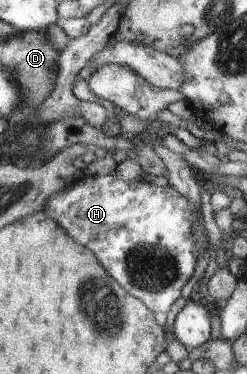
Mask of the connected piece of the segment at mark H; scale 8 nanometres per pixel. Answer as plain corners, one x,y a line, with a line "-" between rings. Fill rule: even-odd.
112,172
105,176
89,176
78,182
74,182
67,190
61,191
58,195
51,197
44,211
46,211
49,216
52,216
52,219
55,219
79,244
90,249
100,260
100,263
103,263
103,266
107,268
108,273
110,273
129,294
136,296
147,304
147,306
151,308
151,311
161,311
164,313
171,311
172,309
170,307
178,301
178,297
180,297
180,293
182,293
182,287
184,287
186,282
190,281
190,279
194,277
194,273
196,273
196,265
198,265
199,257
197,243
193,236
191,220
193,216
193,203
179,191
176,191
176,188
172,187
170,183
160,187
152,183
144,183
143,178
134,182
124,181
124,179
114,177

